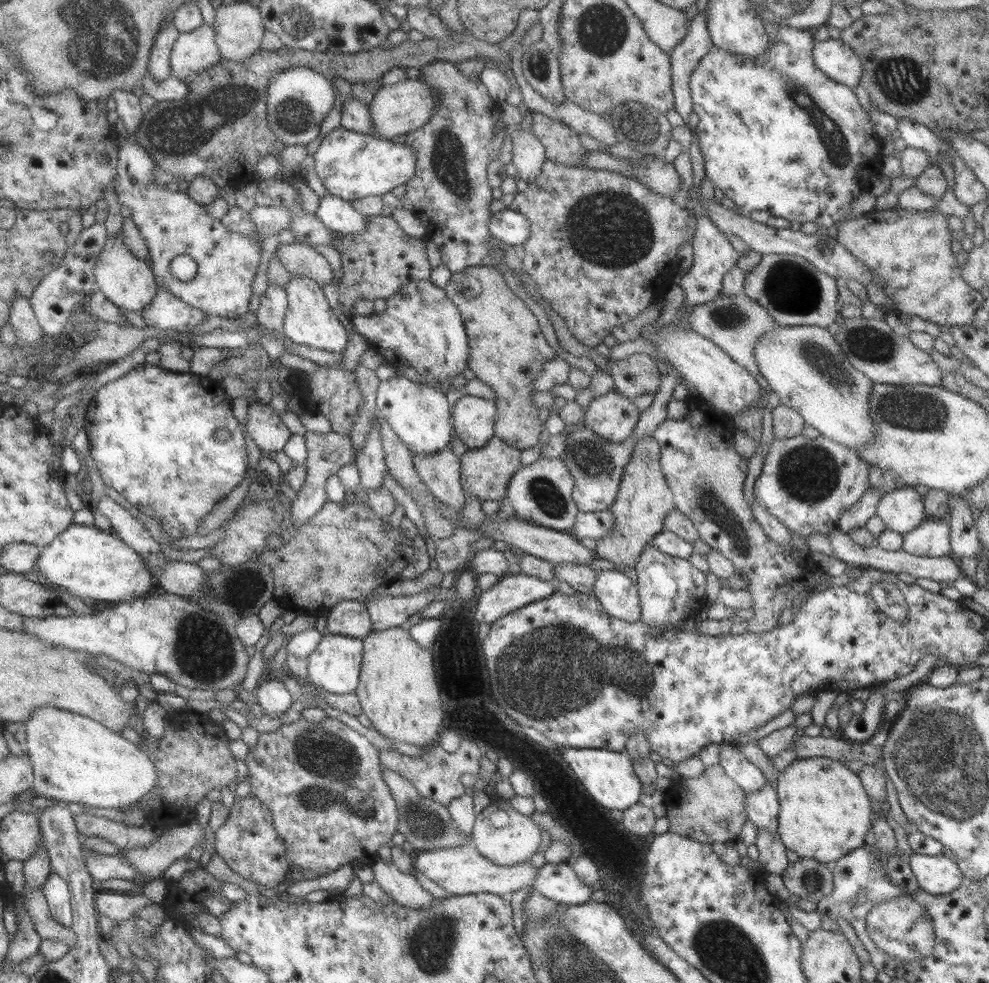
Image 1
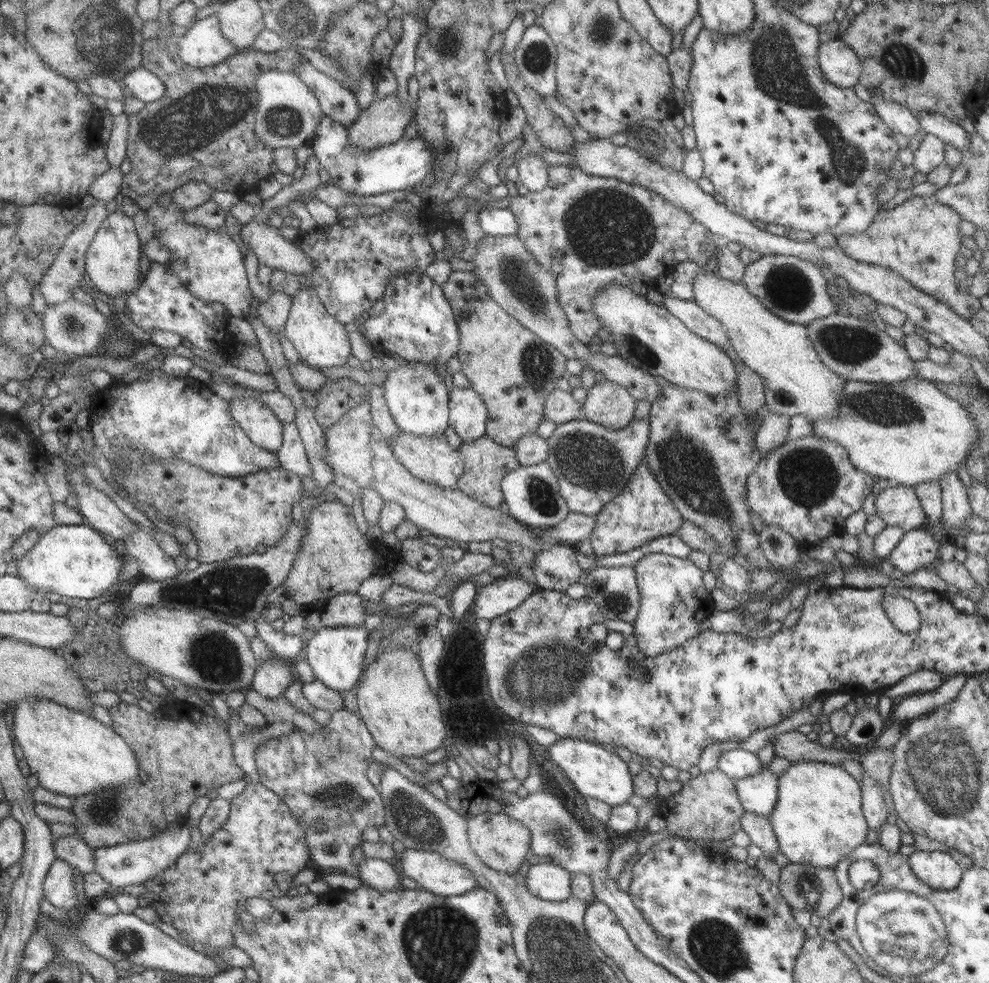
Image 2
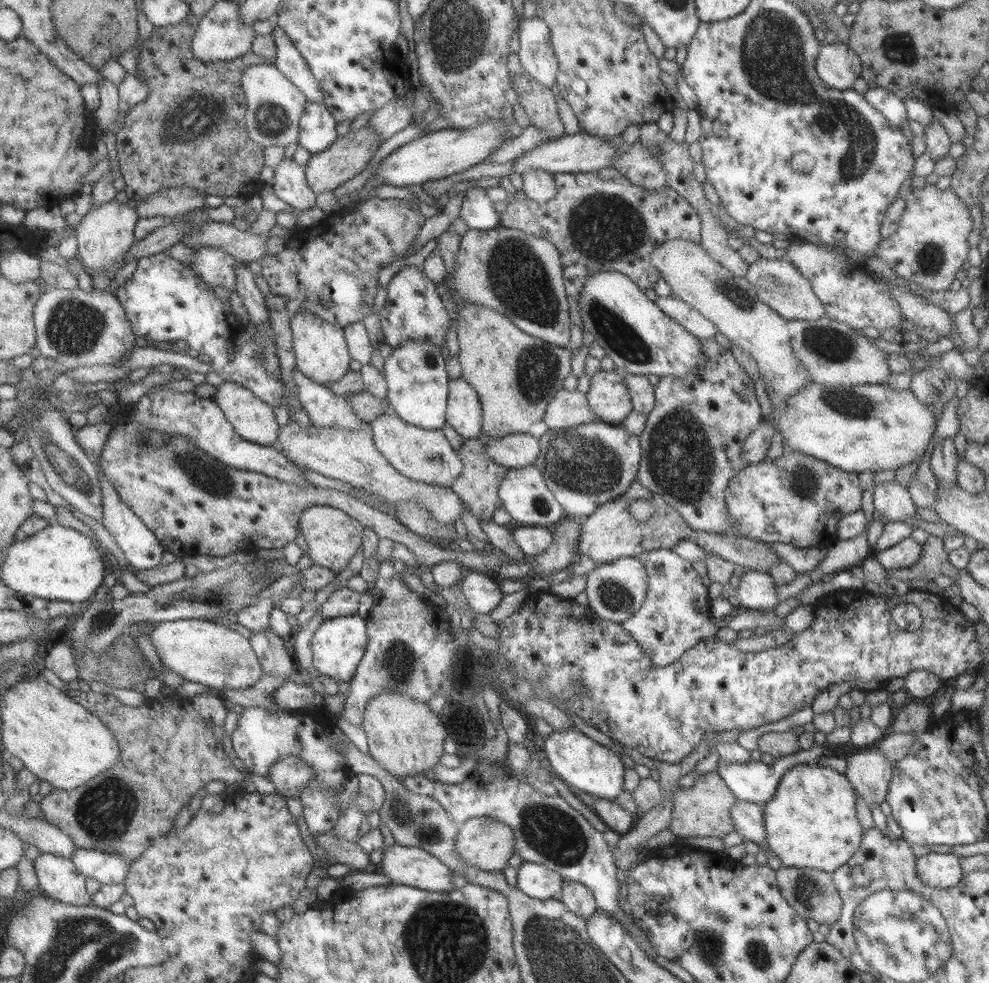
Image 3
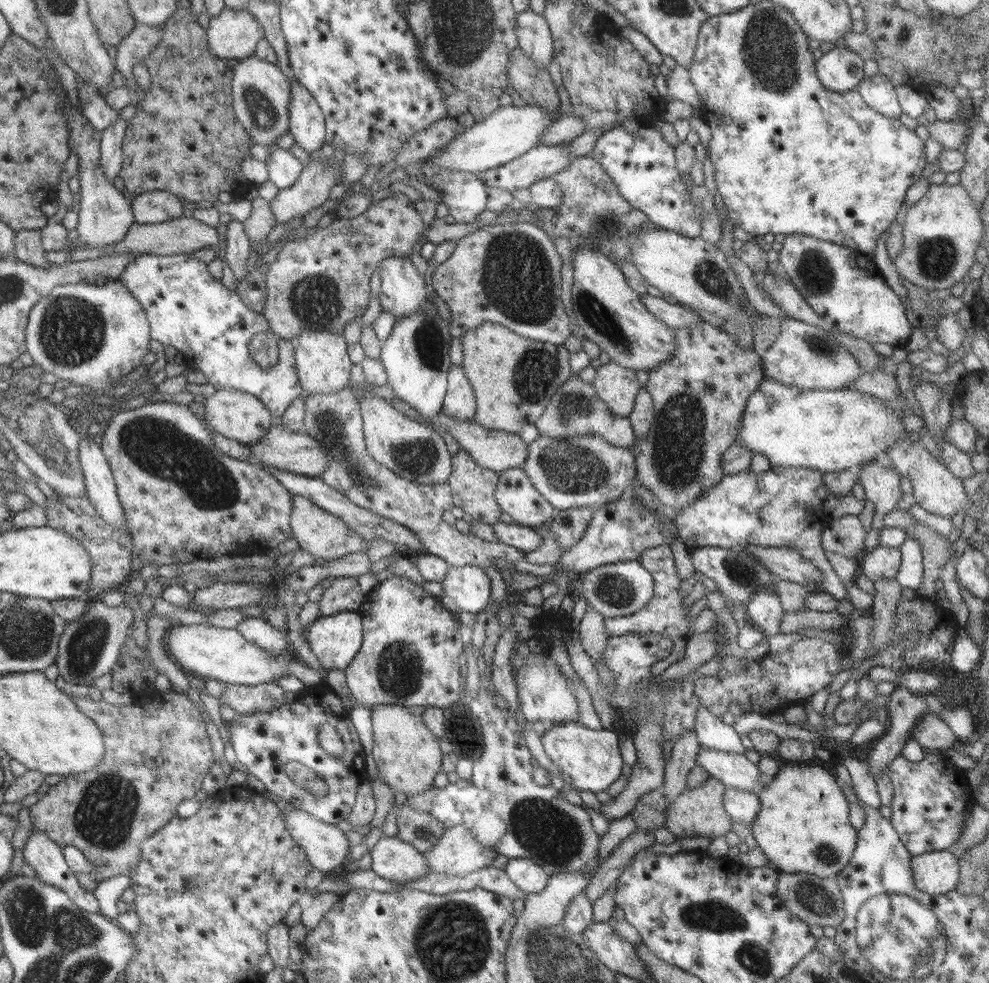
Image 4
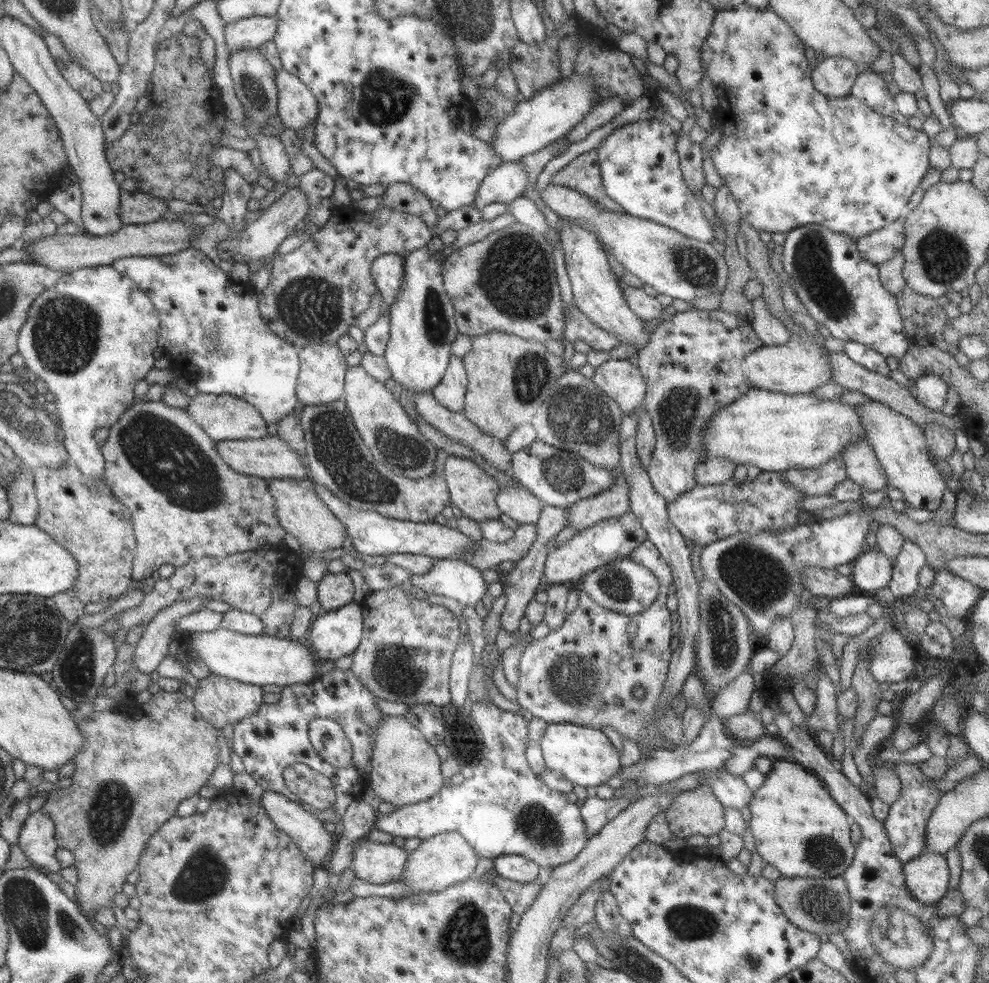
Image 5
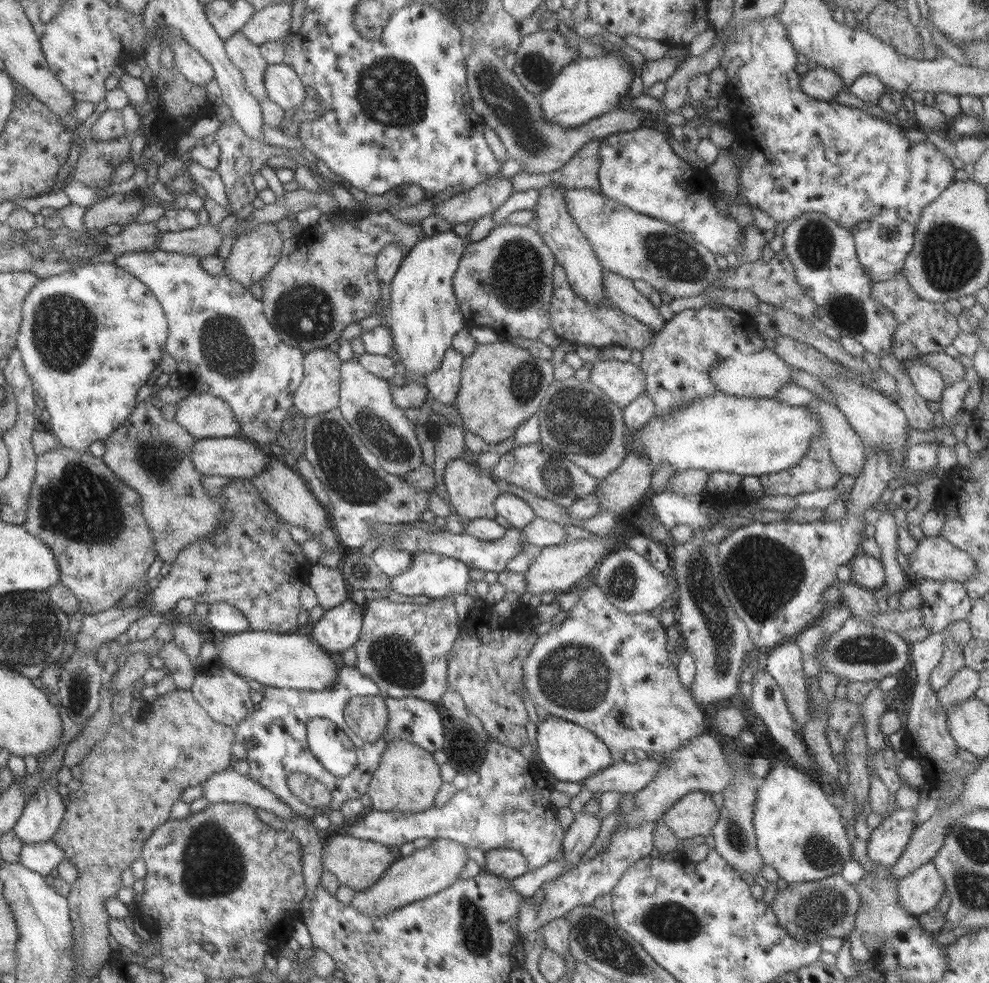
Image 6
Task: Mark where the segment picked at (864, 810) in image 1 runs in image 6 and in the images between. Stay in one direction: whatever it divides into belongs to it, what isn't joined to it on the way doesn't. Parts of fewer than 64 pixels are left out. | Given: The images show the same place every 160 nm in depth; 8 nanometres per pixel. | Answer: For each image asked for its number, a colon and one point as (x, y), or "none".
2: (817, 819)
3: (809, 822)
4: (802, 826)
5: (797, 827)
6: (798, 830)

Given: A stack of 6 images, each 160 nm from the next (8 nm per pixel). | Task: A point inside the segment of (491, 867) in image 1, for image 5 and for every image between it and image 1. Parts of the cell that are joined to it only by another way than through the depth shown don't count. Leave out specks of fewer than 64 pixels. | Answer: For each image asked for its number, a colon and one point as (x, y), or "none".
2: (432, 872)
3: (408, 865)
4: (392, 859)
5: (374, 862)

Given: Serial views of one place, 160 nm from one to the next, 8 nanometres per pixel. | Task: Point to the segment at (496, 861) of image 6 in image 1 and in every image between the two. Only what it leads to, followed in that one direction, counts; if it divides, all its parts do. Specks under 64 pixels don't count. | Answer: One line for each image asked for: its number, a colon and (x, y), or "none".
1: (557, 882)
2: (547, 881)
3: (536, 881)
4: (524, 873)
5: (515, 868)

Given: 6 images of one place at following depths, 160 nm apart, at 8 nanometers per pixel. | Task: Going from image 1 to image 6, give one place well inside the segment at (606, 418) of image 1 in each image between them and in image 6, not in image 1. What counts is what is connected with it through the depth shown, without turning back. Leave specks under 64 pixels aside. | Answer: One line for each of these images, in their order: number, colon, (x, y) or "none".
2: (607, 404)
3: (608, 397)
4: (617, 386)
5: (619, 379)
6: (622, 381)

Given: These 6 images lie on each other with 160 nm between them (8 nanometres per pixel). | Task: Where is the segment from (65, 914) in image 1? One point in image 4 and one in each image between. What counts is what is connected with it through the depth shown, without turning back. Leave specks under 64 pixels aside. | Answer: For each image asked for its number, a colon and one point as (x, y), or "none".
2: (59, 884)
3: (57, 877)
4: (45, 857)

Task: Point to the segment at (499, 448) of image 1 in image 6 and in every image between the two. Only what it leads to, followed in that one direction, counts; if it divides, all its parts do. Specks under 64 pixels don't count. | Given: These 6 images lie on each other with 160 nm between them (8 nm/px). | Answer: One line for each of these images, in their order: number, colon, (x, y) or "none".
2: (486, 463)
3: (477, 486)
4: (472, 488)
5: (472, 491)
6: (471, 492)

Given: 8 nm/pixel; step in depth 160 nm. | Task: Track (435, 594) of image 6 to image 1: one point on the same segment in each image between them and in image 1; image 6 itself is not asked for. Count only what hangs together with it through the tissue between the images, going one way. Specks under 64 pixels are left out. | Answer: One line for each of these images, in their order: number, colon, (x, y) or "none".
1: (511, 592)
2: (505, 593)
3: (482, 595)
4: (468, 586)
5: (451, 578)

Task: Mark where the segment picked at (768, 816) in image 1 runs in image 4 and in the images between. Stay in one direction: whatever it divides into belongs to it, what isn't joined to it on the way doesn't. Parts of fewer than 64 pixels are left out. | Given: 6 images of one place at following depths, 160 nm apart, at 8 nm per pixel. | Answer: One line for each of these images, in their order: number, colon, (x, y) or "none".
2: (757, 793)
3: (752, 781)
4: (734, 770)

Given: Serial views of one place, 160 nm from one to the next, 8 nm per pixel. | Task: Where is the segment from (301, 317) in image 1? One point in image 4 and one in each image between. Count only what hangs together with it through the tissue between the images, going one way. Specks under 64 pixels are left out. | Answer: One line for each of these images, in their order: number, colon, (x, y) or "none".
2: (320, 341)
3: (319, 347)
4: (322, 364)

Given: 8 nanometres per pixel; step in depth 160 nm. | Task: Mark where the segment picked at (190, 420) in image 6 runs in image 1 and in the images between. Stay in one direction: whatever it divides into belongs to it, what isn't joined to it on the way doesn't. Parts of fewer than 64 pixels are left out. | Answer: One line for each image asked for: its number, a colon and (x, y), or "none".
1: (262, 424)
2: (258, 422)
3: (253, 420)
4: (234, 415)
5: (221, 417)

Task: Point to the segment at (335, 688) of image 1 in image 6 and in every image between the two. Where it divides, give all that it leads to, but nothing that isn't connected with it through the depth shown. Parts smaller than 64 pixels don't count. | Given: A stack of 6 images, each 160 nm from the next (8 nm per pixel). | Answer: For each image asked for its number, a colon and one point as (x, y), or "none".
2: (335, 654)
3: (337, 644)
4: (334, 639)
5: (334, 633)
6: (338, 628)

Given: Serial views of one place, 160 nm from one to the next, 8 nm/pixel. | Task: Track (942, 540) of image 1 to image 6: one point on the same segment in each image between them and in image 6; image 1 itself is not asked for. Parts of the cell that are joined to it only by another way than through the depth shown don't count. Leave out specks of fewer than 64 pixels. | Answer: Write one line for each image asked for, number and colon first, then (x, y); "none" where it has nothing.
2: (916, 548)
3: (903, 554)
4: (881, 563)
5: (871, 570)
6: (866, 571)

